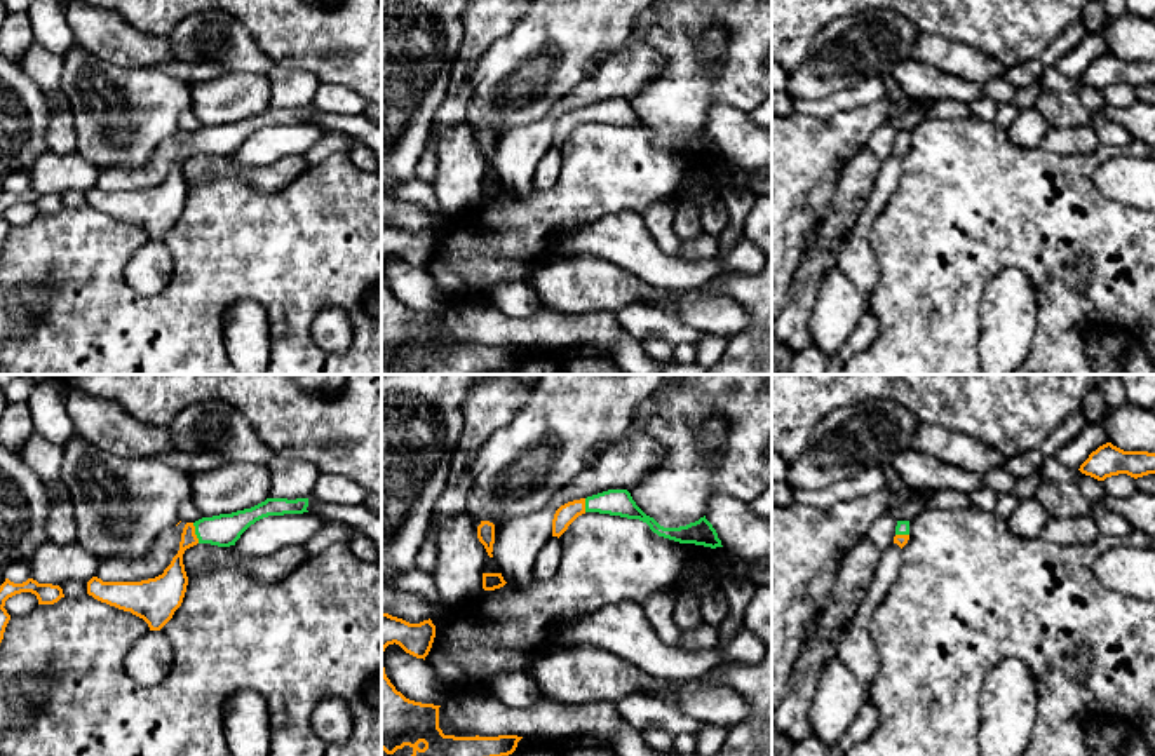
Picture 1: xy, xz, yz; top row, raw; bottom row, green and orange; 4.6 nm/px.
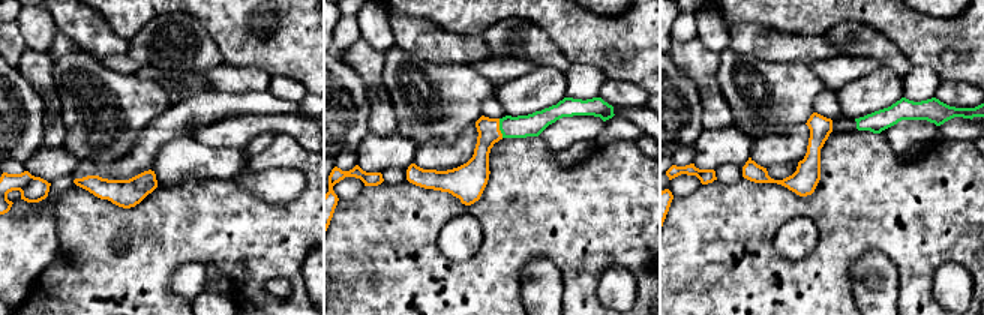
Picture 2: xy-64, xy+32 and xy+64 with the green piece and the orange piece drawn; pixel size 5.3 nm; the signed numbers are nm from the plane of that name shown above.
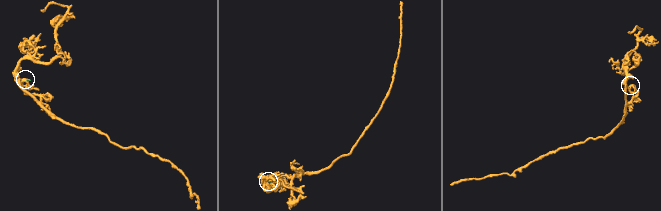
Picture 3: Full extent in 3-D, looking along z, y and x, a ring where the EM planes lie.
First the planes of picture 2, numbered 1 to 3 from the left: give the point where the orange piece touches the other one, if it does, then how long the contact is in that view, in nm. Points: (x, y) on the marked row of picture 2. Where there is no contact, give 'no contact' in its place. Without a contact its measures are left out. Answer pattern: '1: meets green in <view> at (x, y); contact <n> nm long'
1: no contact
2: meets green in xy+32 at (500, 128); contact 110 nm long
3: no contact

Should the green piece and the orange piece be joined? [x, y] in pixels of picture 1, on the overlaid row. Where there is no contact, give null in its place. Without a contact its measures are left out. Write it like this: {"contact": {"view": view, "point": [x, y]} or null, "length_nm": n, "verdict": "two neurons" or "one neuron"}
{"contact": {"view": "xy", "point": [195, 533]}, "length_nm": 100, "verdict": "one neuron"}

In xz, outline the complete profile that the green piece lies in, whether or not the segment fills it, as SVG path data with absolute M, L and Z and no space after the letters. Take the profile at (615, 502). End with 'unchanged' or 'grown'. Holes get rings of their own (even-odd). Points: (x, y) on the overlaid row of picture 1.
M608 489L587 498L573 500L561 505L552 519L552 537L561 537L568 526L585 512L599 512L620 516L627 519L639 519L650 526L659 537L704 547L723 547L713 524L704 517L679 528L664 528L653 517L646 516L632 500L627 489Z; grown

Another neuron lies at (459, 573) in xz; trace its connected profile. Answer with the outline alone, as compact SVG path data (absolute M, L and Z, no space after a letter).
M467 510L436 526L437 564L432 573L439 597L448 606L460 604L483 591L483 573L490 559L477 538L481 524Z

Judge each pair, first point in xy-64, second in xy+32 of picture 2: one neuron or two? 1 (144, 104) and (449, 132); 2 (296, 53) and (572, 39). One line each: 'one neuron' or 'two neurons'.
1: one neuron
2: one neuron

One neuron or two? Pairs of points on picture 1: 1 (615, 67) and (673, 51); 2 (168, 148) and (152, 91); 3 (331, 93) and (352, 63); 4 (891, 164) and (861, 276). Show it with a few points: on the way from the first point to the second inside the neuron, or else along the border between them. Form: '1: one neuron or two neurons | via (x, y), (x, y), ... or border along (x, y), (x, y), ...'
1: two neurons | border along (650, 44), (664, 61), (664, 68), (640, 91)
2: two neurons | border along (175, 134), (168, 136), (136, 168)
3: two neurons | border along (321, 82), (347, 86), (363, 98)
4: one neuron | via (882, 192), (861, 229), (861, 248)

